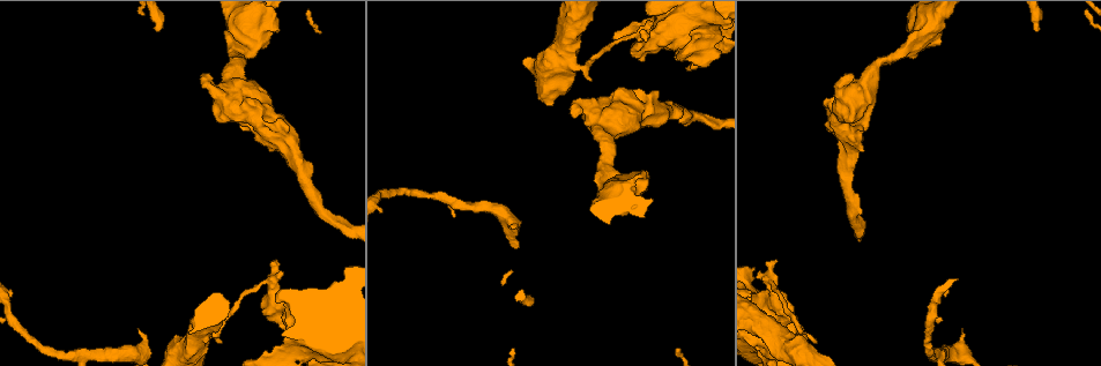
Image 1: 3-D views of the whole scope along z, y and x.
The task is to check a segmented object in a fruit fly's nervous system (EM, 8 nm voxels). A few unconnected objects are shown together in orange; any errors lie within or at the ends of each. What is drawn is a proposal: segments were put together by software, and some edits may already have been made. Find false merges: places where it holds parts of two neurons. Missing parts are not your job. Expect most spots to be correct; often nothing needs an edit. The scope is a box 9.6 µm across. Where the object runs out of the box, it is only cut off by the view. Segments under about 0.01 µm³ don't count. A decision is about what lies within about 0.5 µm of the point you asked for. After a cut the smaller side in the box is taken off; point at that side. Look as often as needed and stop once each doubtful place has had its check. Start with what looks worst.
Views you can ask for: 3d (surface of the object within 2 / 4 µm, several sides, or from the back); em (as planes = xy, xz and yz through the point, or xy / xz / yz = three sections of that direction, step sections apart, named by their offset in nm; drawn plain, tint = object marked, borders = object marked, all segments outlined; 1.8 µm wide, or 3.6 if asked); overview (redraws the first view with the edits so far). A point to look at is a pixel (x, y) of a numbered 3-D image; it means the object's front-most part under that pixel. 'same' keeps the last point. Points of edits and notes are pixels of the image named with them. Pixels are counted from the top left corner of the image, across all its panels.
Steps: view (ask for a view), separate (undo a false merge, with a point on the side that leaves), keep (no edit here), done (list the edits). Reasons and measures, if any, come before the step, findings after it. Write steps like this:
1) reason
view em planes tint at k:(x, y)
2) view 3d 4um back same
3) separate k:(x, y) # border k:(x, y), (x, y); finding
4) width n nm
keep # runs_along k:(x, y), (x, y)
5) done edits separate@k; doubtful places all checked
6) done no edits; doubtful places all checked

abrupt turn
view 3d 4um at 1:(265, 23)

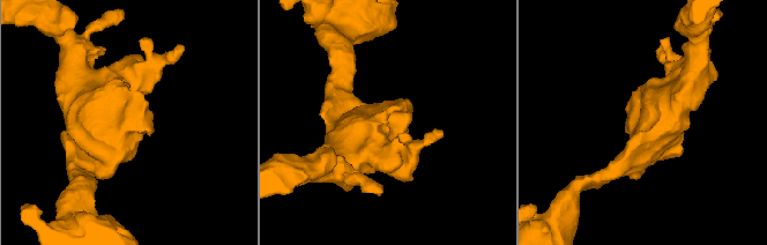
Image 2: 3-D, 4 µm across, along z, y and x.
shape alone is not enough
view em 3.6um planes tint at 2:(384, 127)

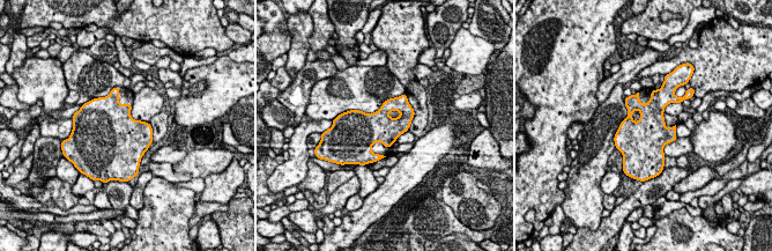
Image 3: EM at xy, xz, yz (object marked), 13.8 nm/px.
width 500 nm
keep # one neuron here

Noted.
sharp bend
view 3d 4um at 1:(260, 284)

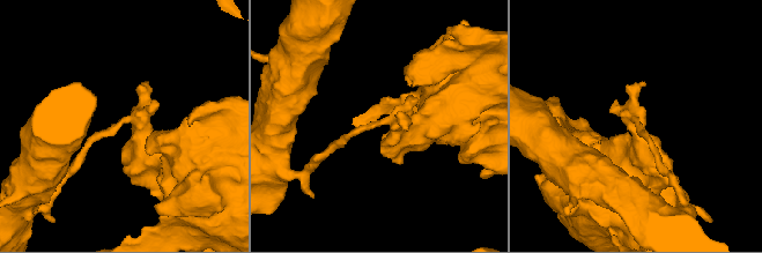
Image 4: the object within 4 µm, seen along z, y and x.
shape alone is not enough
view em planes plain at 4:(120, 122)

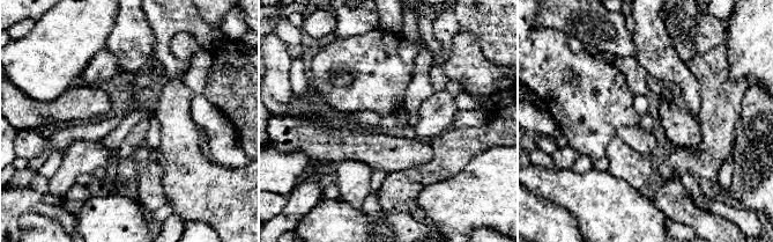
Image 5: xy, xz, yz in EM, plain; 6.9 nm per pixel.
view em planes tint same

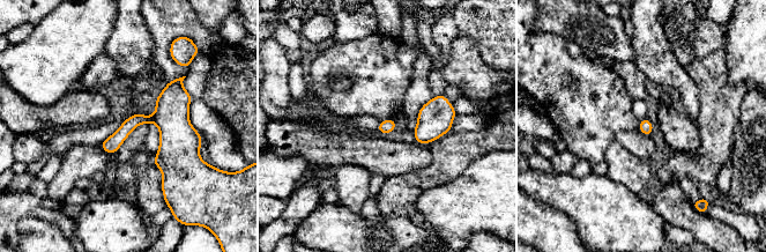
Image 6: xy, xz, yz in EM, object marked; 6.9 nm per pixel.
separate 6:(133, 121) # border 6:(153, 115), (154, 120); a second neuron is stuck on

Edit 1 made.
calibre changes
view em xz step 16 tint at 1:(318, 336)

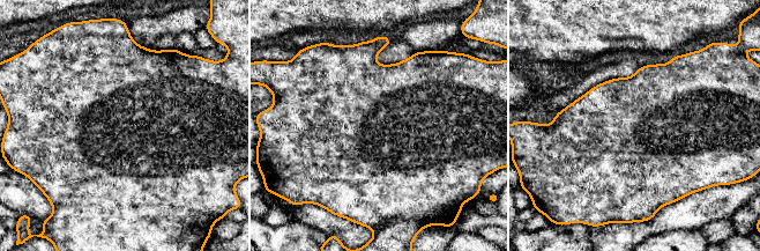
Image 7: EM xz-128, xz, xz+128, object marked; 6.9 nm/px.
cut it another way
view em planes borders same

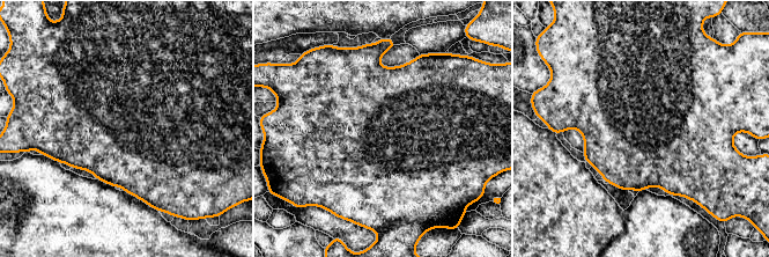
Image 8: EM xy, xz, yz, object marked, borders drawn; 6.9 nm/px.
keep # continuous, no second neuron

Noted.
calibre changes
view 3d 4um at 1:(761, 345)

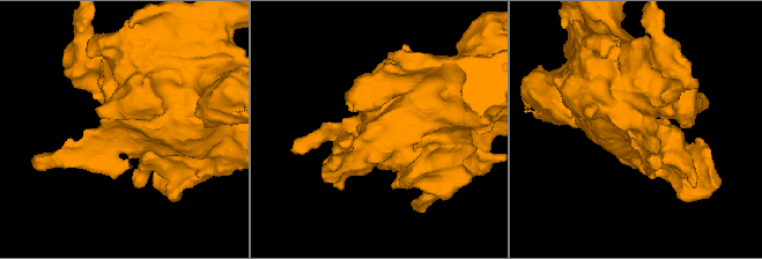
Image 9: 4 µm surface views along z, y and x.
view em 3.6um planes borders at 9:(109, 128)

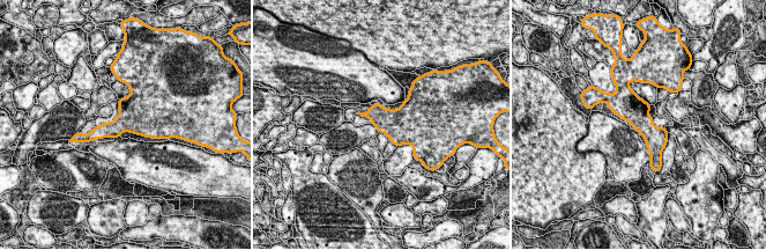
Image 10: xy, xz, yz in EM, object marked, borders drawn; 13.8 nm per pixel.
width 360 nm
keep # one neuron here

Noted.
done edits separate@6; doubtful places all checked

